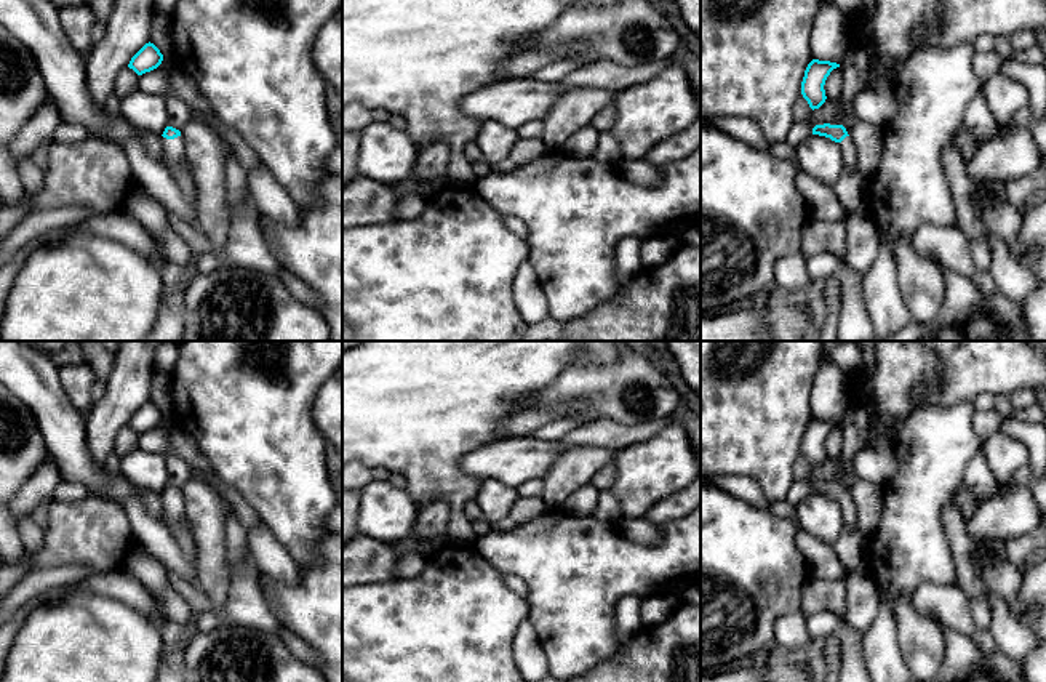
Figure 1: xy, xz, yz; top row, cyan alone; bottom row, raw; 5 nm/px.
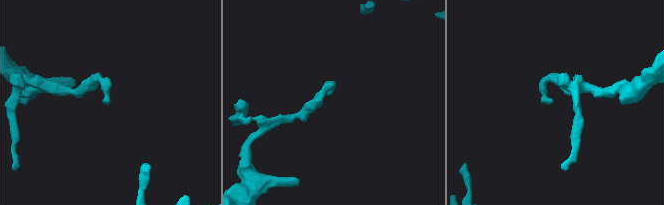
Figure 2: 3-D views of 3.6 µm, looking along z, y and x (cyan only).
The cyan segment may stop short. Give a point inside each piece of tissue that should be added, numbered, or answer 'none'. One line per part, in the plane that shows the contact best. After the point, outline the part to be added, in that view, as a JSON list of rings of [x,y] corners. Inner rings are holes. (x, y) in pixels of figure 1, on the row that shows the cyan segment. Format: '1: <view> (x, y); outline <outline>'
1: xy (173, 149); outline [[[181,136],[174,139],[162,138],[163,158],[168,166],[171,178],[176,181],[181,189],[186,202],[195,208],[197,203],[197,184],[194,176],[189,173],[184,158],[186,146]]]

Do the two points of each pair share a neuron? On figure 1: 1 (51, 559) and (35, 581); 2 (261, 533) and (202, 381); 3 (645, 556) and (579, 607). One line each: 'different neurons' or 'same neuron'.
1: different neurons
2: different neurons
3: same neuron

